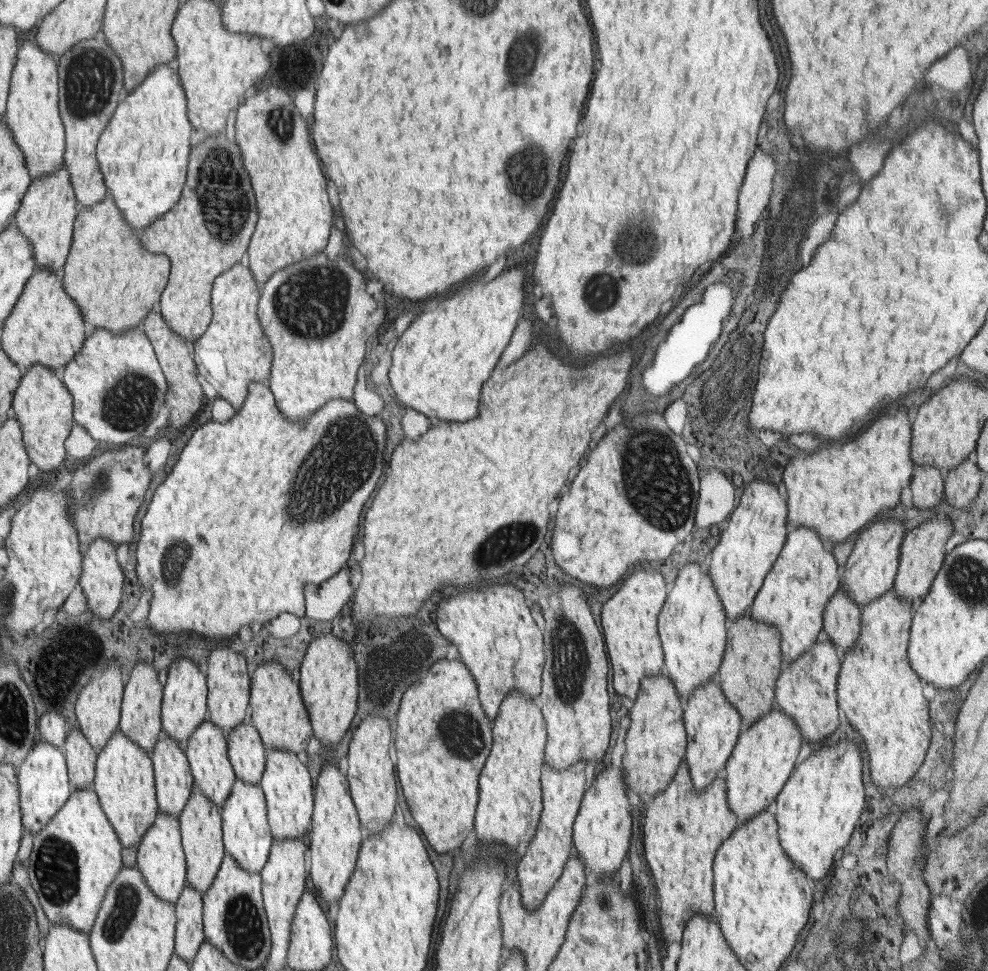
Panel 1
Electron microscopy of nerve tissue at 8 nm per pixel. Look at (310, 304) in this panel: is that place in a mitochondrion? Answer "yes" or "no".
yes

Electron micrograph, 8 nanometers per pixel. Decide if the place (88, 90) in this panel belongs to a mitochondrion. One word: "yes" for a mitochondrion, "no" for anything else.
yes

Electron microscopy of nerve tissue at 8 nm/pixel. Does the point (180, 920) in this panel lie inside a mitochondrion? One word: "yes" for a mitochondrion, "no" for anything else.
no

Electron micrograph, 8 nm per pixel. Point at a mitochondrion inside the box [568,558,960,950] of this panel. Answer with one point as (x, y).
(602, 902)

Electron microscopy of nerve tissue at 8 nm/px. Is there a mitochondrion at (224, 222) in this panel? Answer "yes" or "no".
yes

